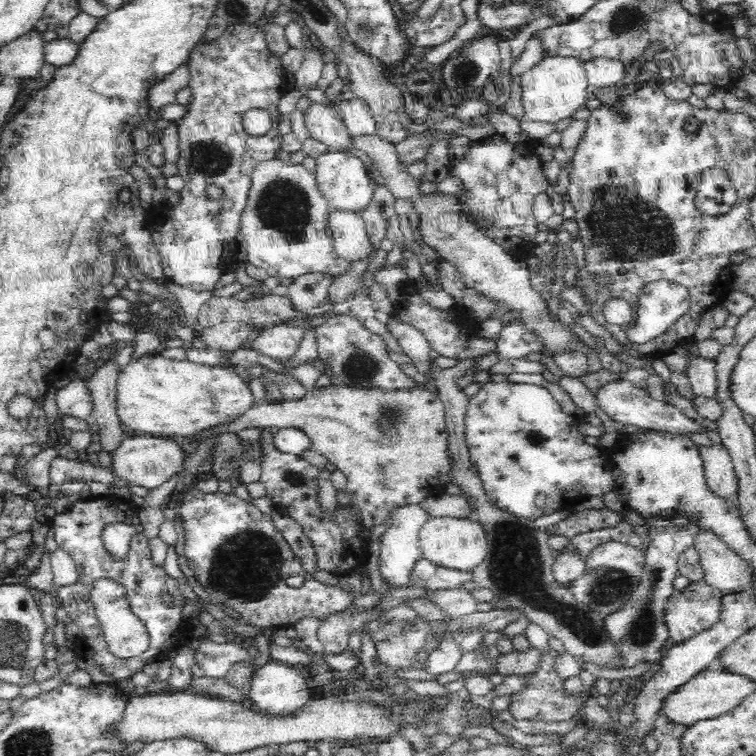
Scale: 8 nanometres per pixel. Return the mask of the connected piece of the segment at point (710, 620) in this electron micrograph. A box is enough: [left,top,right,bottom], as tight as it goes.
[666,580,723,645]

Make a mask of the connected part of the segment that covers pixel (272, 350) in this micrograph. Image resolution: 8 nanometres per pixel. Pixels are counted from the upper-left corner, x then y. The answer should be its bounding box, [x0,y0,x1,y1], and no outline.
[250,324,305,360]

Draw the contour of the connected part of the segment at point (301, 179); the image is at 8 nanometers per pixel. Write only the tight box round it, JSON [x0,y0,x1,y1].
[238,157,353,280]

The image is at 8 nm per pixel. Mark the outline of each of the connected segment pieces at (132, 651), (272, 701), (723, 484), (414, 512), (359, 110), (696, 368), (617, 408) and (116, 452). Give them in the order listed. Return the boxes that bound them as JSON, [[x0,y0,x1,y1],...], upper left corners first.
[[93,579,147,658],[249,660,311,714],[696,441,737,497],[379,503,434,586],[339,98,376,136],[685,350,716,397],[595,376,703,433],[109,433,186,489]]

